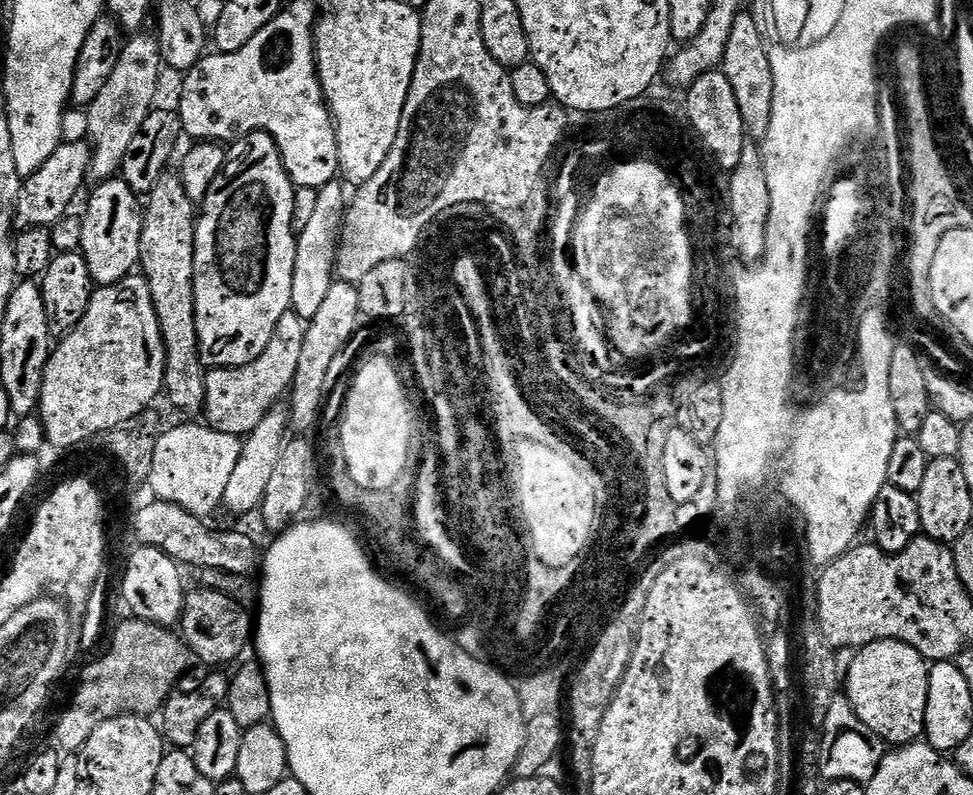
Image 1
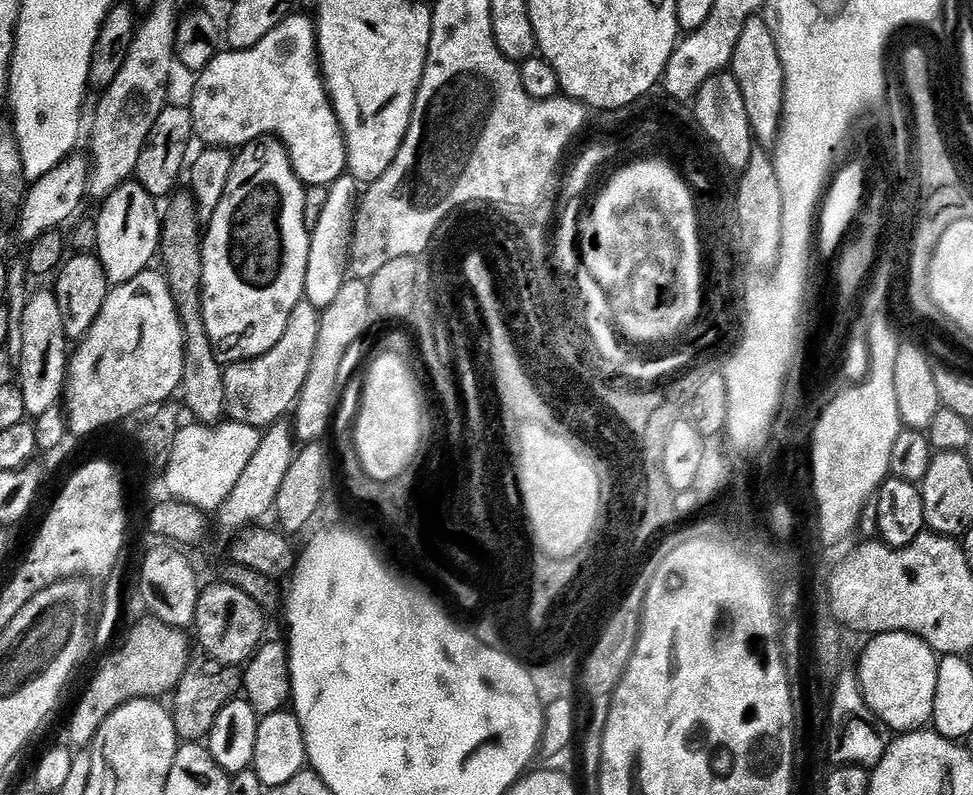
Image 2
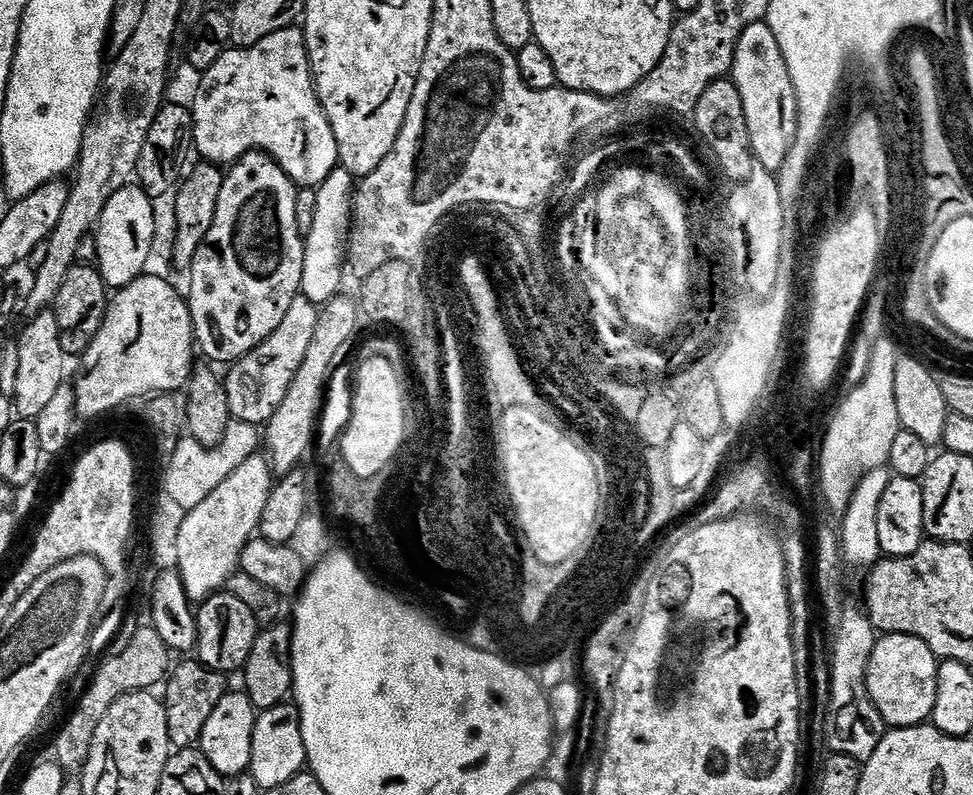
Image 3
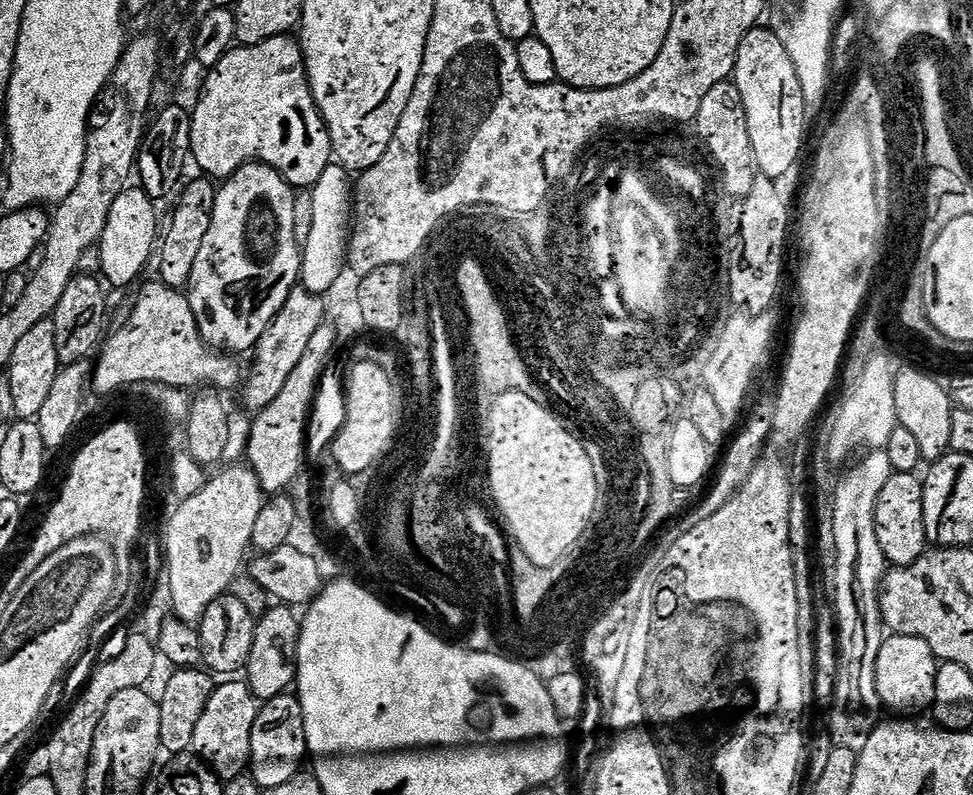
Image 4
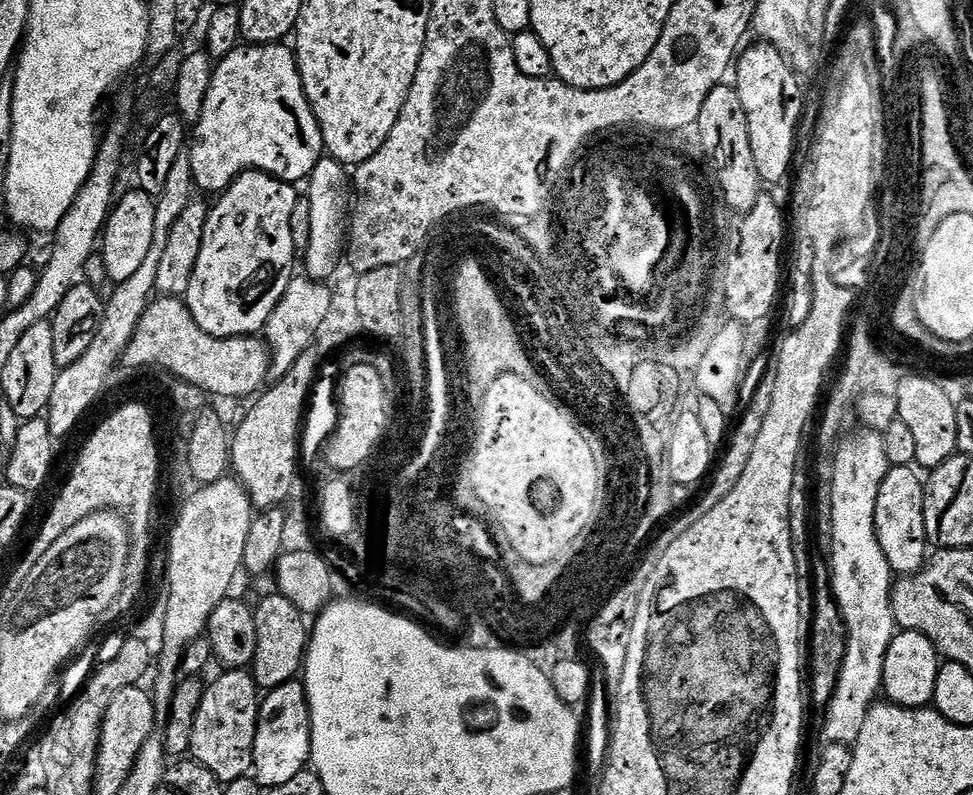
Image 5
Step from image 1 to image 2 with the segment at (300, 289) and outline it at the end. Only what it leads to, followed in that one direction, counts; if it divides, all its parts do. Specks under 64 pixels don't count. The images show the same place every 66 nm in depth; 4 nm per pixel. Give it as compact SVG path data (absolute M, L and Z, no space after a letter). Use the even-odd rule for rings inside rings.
M347 174L335 180L327 189L328 197L320 208L320 217L317 218L316 225L313 223L310 228L308 261L304 274L304 299L309 300L319 310L330 307L340 290L345 287L346 265L350 260L354 223L352 187L354 181Z

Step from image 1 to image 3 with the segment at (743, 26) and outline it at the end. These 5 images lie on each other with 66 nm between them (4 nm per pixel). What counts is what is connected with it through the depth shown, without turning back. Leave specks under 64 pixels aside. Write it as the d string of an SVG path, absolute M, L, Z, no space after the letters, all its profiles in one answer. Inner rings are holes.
M767 22L751 24L742 30L742 38L738 38L738 46L734 50L730 79L738 86L742 110L746 110L752 159L761 169L776 174L786 162L786 156L795 142L798 98L794 94L794 82L788 80L782 46L778 46L778 38L774 38L774 30L770 30Z

